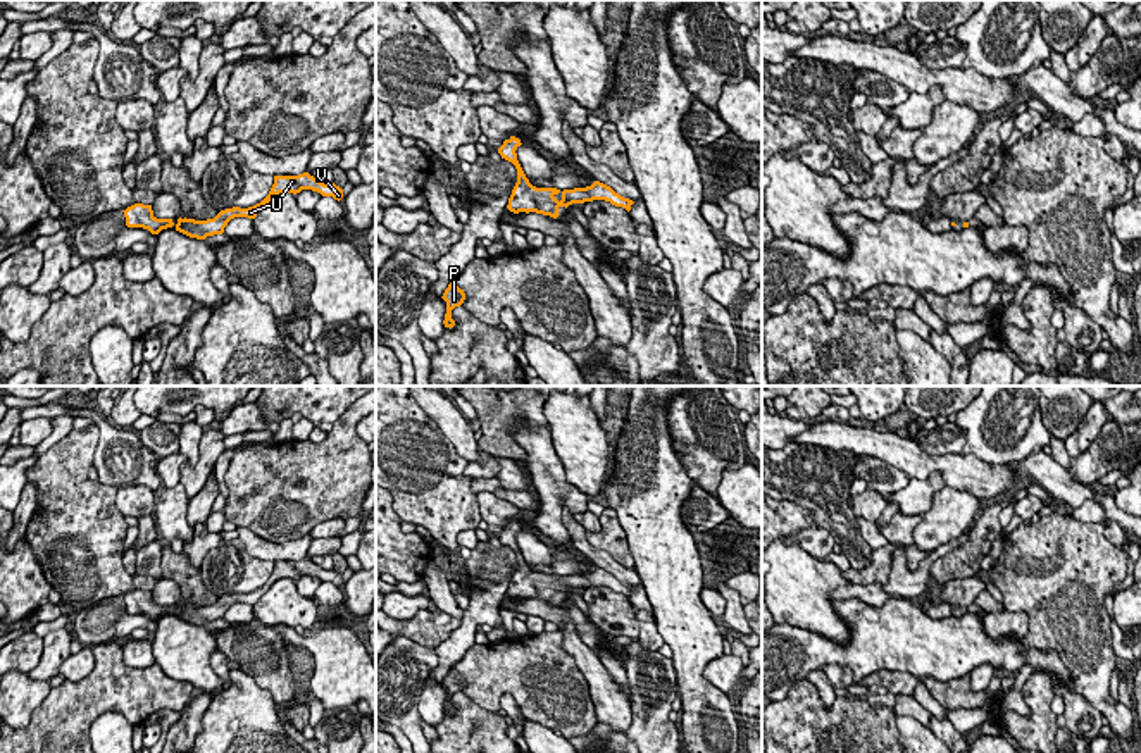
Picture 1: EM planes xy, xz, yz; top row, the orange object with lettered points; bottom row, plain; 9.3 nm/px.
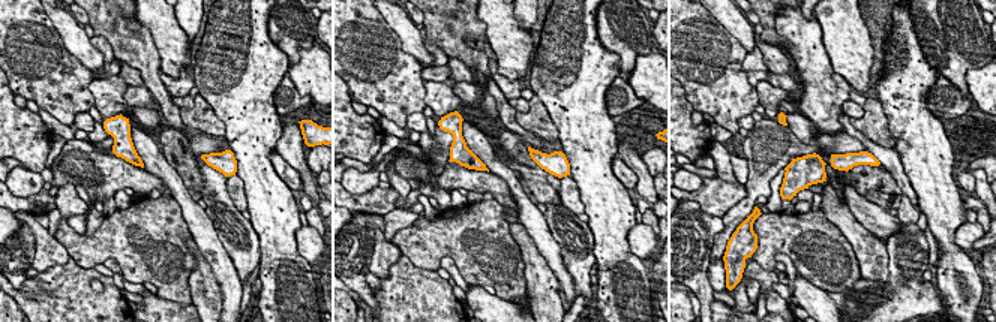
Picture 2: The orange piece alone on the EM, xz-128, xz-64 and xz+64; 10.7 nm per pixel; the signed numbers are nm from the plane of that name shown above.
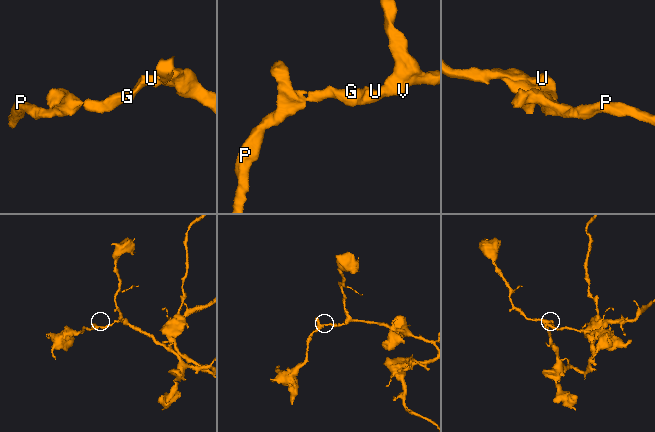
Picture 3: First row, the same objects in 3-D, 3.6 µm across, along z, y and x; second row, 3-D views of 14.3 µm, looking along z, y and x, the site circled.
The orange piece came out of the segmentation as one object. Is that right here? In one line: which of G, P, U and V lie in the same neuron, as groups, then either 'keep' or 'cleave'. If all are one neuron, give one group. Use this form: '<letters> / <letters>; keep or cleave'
G P U V; keep

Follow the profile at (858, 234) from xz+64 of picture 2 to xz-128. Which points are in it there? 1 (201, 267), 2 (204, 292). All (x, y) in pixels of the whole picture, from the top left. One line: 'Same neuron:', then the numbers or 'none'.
Same neuron: 1, 2

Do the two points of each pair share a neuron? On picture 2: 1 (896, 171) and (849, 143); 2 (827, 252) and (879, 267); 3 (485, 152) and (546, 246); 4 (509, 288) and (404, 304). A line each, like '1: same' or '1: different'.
1: different
2: different
3: same
4: different

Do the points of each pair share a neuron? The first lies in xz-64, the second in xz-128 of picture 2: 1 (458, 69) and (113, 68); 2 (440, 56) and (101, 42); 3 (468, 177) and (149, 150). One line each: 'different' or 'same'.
1: different
2: same
3: different

